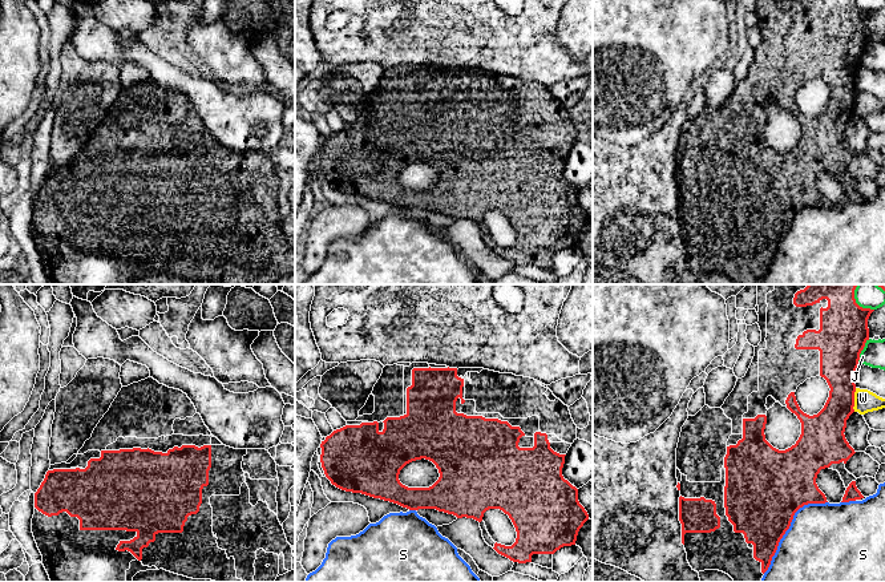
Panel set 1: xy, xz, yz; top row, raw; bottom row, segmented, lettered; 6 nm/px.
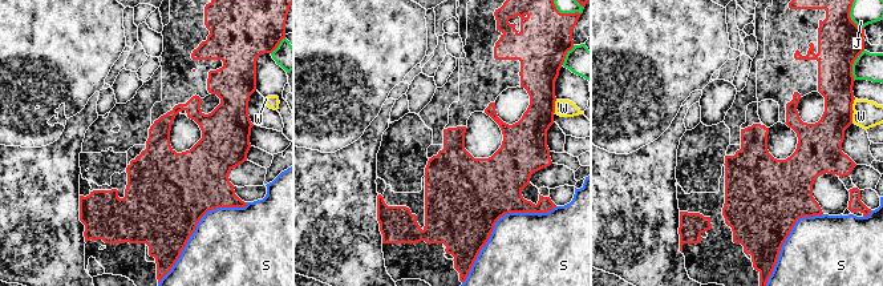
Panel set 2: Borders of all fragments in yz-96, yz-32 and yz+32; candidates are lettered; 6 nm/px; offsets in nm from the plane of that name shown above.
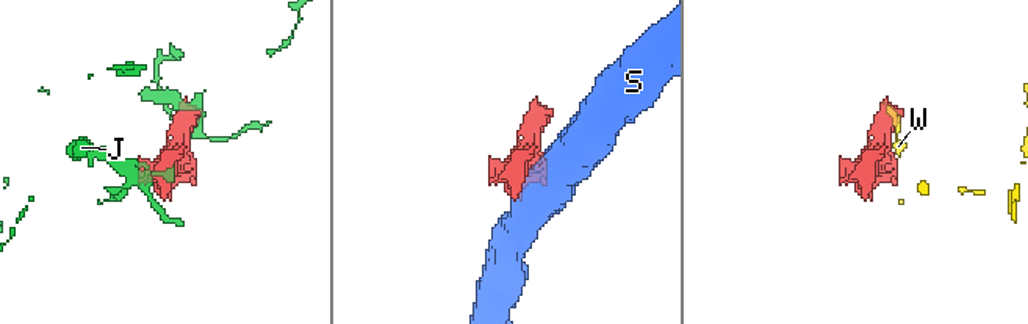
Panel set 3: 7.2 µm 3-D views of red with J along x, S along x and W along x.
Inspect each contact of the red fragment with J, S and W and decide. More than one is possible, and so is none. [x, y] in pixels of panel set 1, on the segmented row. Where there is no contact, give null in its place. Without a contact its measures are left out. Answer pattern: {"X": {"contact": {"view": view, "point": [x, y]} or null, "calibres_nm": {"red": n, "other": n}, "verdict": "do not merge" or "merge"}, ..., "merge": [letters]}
{"J": {"contact": {"view": "yz", "point": [861, 350]}, "calibres_nm": {"red": 300, "other": 140}, "verdict": "do not merge"}, "S": {"contact": {"view": "yz", "point": [788, 528]}, "calibres_nm": {"red": 460, "other": 500}, "verdict": "do not merge"}, "W": {"contact": {"view": "yz", "point": [853, 400]}, "calibres_nm": {"red": 220, "other": 130}, "verdict": "do not merge"}, "merge": []}

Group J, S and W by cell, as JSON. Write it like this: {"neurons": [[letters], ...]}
{"neurons": [["J"], ["S"], ["W"]]}

